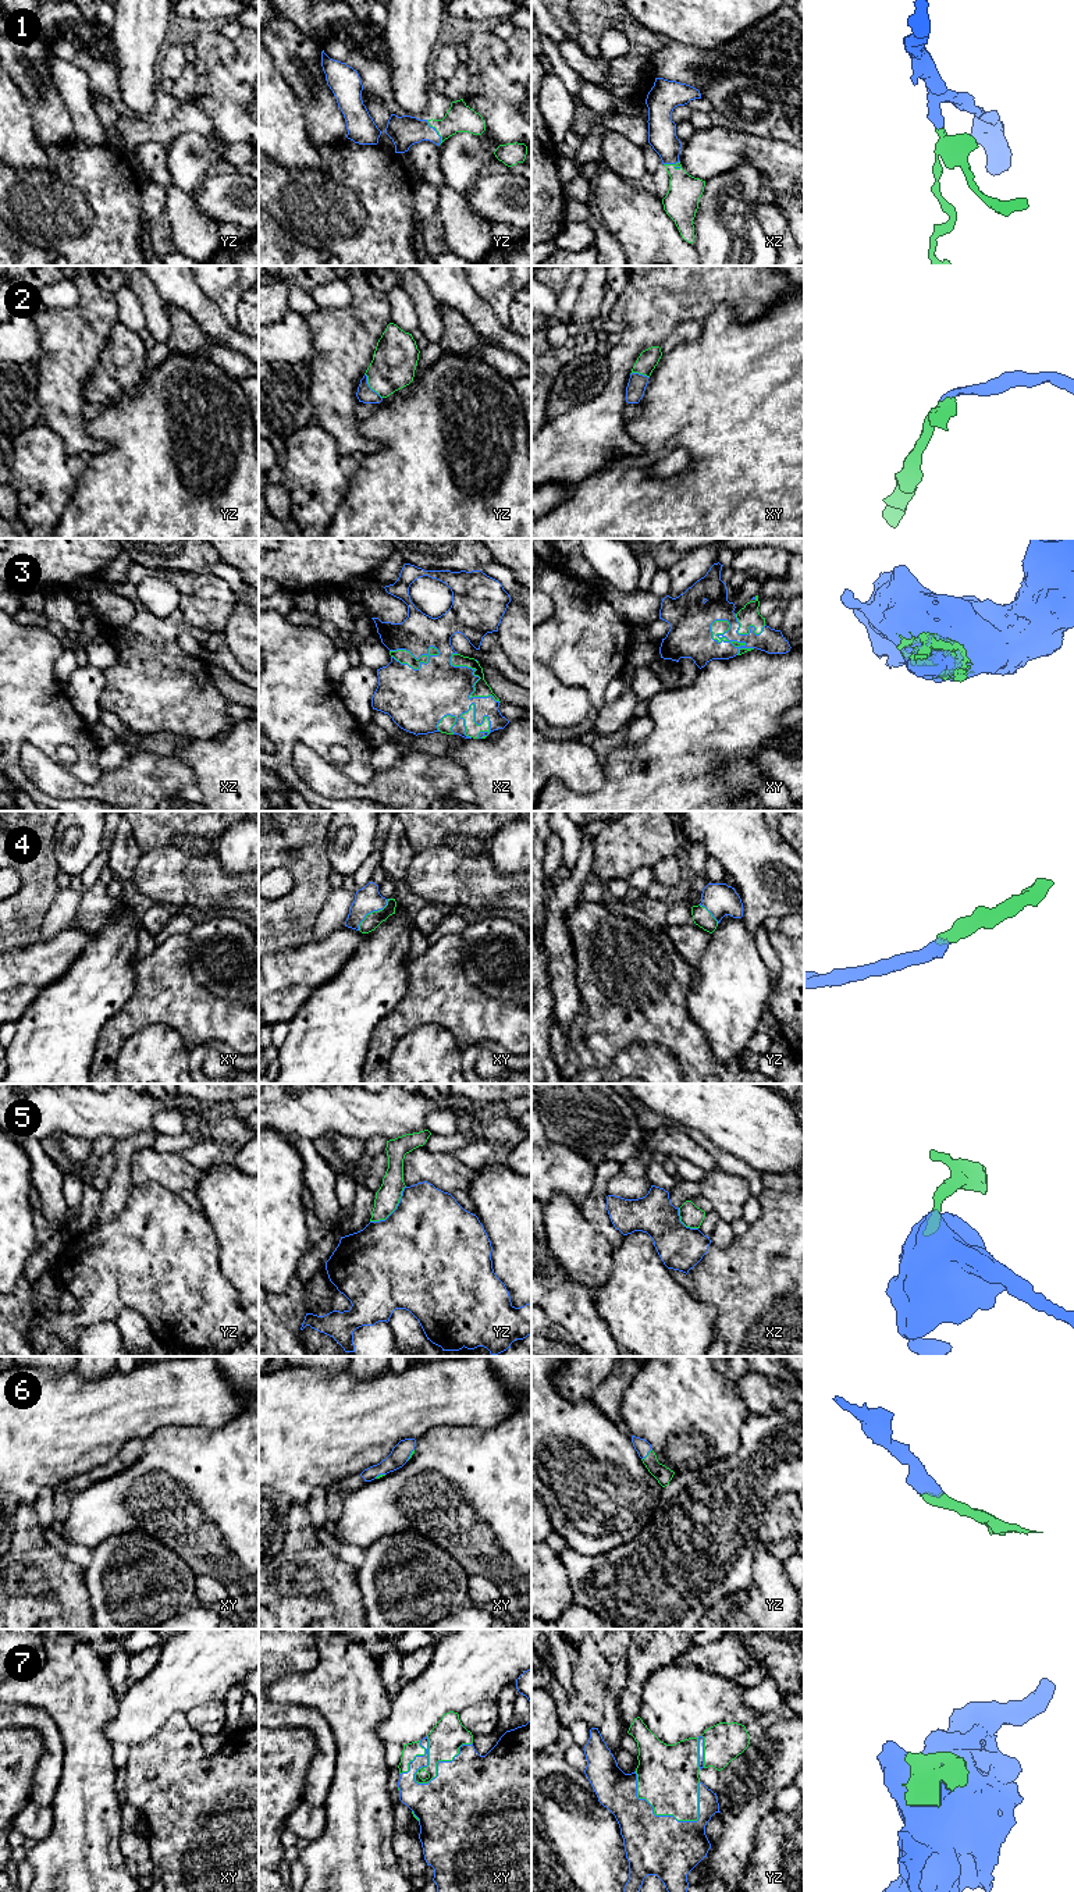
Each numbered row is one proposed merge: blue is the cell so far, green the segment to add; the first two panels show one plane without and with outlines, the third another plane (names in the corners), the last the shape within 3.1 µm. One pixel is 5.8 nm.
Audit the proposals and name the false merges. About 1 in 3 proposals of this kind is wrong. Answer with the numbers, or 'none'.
5

